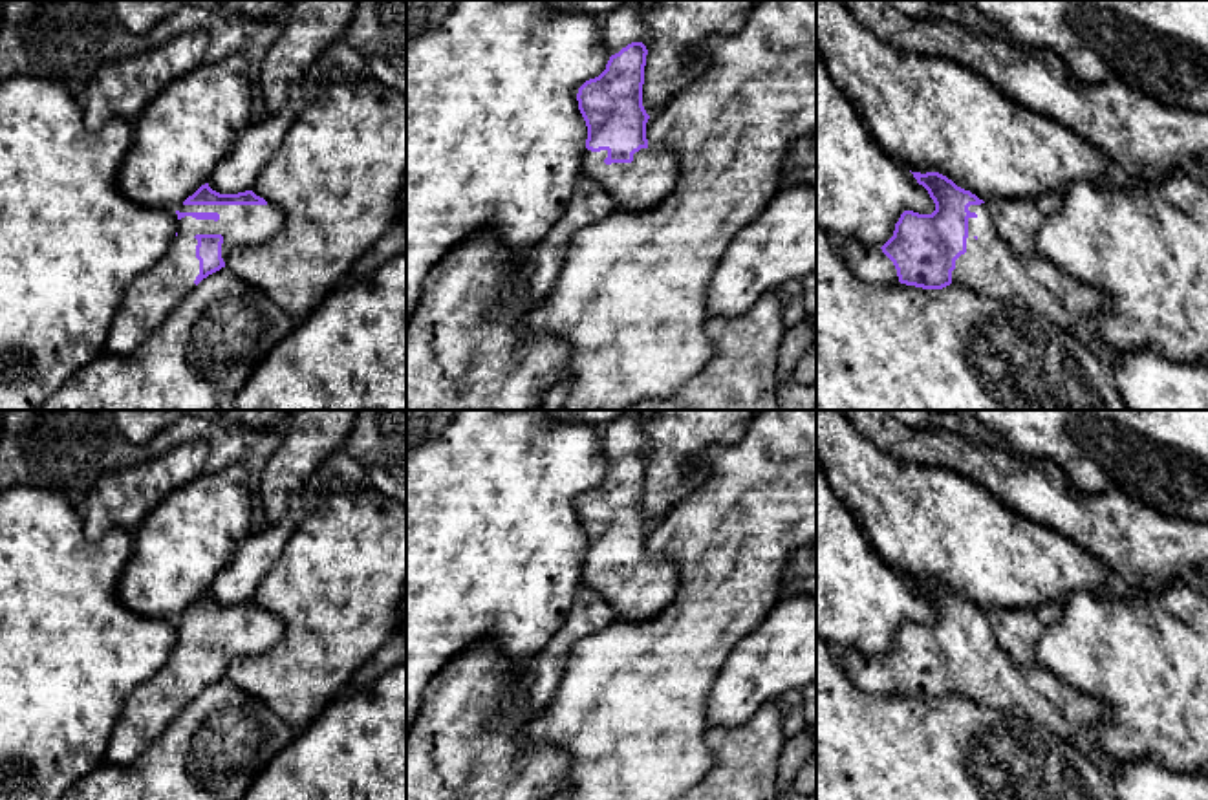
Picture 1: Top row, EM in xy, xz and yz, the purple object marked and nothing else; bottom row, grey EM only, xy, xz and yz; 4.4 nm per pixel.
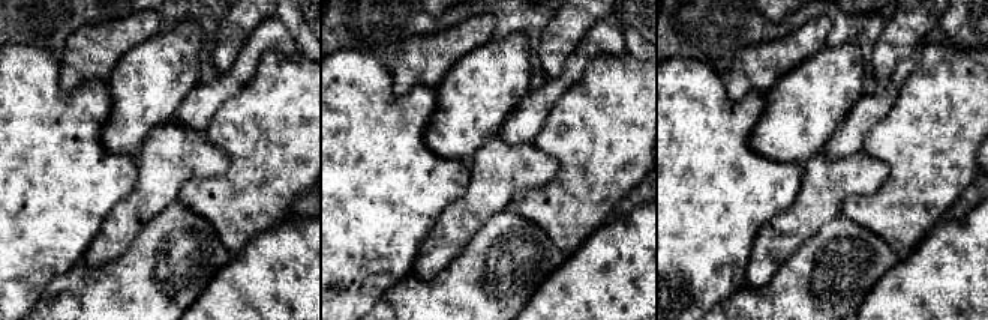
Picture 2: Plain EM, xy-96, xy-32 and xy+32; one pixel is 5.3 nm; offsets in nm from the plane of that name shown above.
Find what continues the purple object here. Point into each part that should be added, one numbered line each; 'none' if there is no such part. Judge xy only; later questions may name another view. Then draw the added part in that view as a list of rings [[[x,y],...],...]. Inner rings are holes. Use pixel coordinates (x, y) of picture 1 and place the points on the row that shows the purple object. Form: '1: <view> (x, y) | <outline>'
1: xy (154, 293) | [[[181,205],[178,236],[167,254],[143,271],[124,293],[112,320],[106,351],[124,357],[157,330],[196,287],[200,260],[196,234],[221,234],[221,258],[232,247],[258,245],[278,232],[284,212],[276,205]]]

